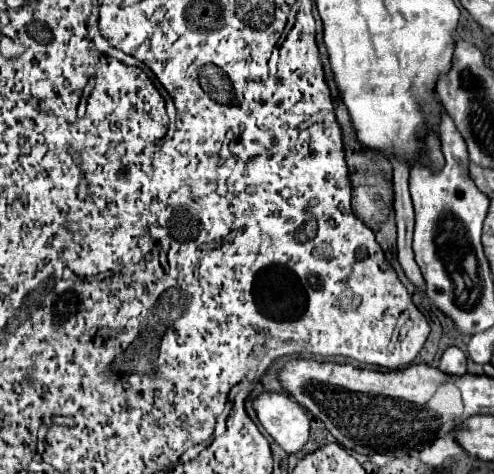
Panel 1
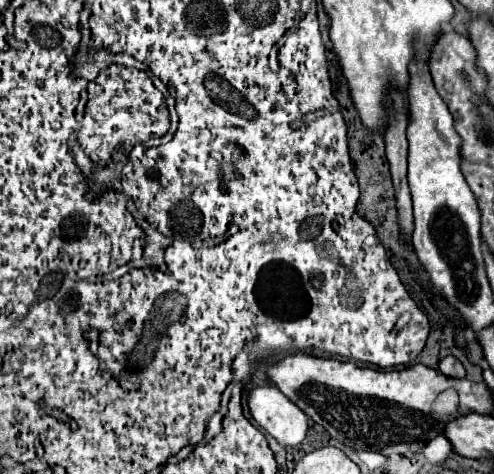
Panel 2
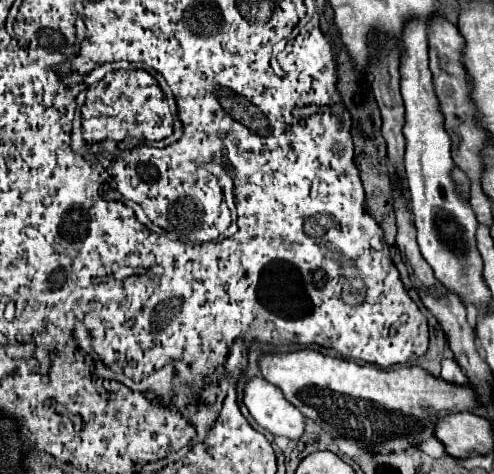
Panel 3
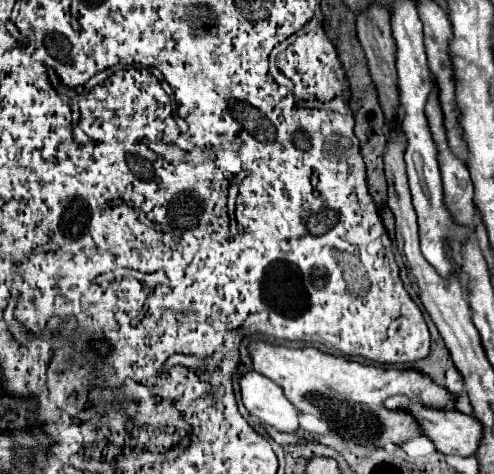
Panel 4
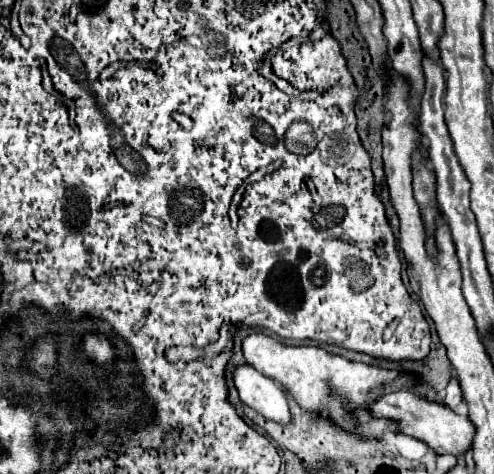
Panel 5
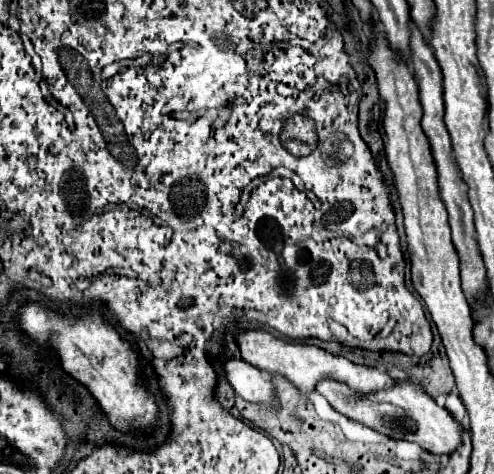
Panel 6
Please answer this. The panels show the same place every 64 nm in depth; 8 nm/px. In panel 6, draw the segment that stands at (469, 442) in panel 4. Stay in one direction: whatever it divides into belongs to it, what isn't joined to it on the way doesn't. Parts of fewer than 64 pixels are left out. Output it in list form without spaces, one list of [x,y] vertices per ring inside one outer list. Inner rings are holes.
[[[322,380],[316,386],[316,392],[322,394],[334,410],[348,416],[350,420],[370,426],[372,430],[382,432],[390,438],[416,442],[430,454],[452,454],[460,446],[462,432],[464,432],[462,424],[410,380],[400,380],[390,390],[378,390],[372,394],[358,394],[346,384],[340,384],[336,380]]]

